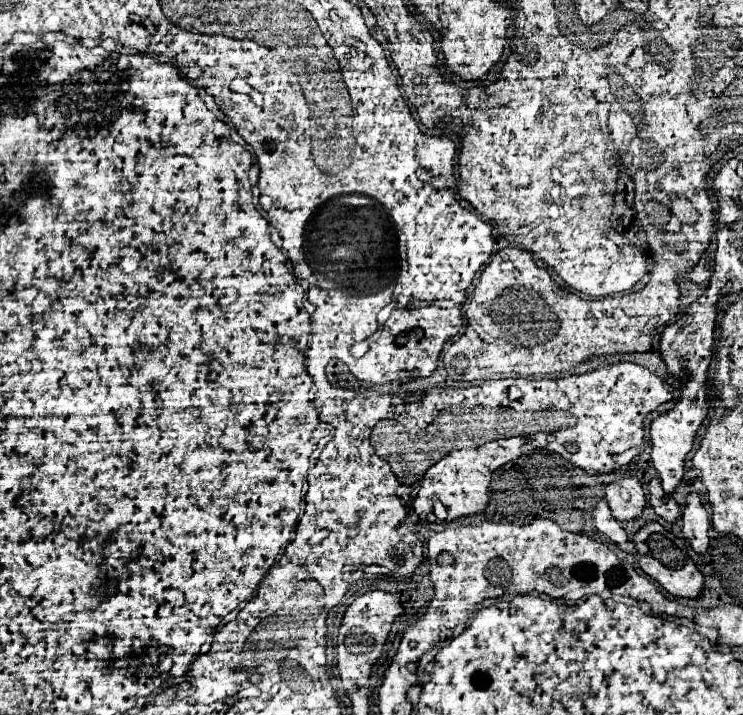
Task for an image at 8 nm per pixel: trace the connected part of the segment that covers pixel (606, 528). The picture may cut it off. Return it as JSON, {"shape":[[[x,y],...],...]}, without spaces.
{"shape":[[[600,497],[596,501],[596,507],[592,511],[592,517],[594,517],[594,525],[596,525],[596,529],[600,533],[604,533],[610,541],[614,541],[620,549],[624,549],[628,553],[636,553],[634,547],[632,547],[632,543],[630,543],[630,539],[628,539],[628,535],[624,533],[622,525],[612,517],[612,513],[610,513],[608,503],[606,503],[604,497]]]}

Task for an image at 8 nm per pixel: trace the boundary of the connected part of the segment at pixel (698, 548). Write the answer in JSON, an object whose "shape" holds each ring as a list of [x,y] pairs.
{"shape":[[[688,493],[680,525],[682,525],[684,537],[690,541],[692,549],[696,553],[704,553],[706,547],[708,547],[710,519],[708,519],[708,513],[704,511],[704,507],[700,503],[700,497],[696,493]]]}

